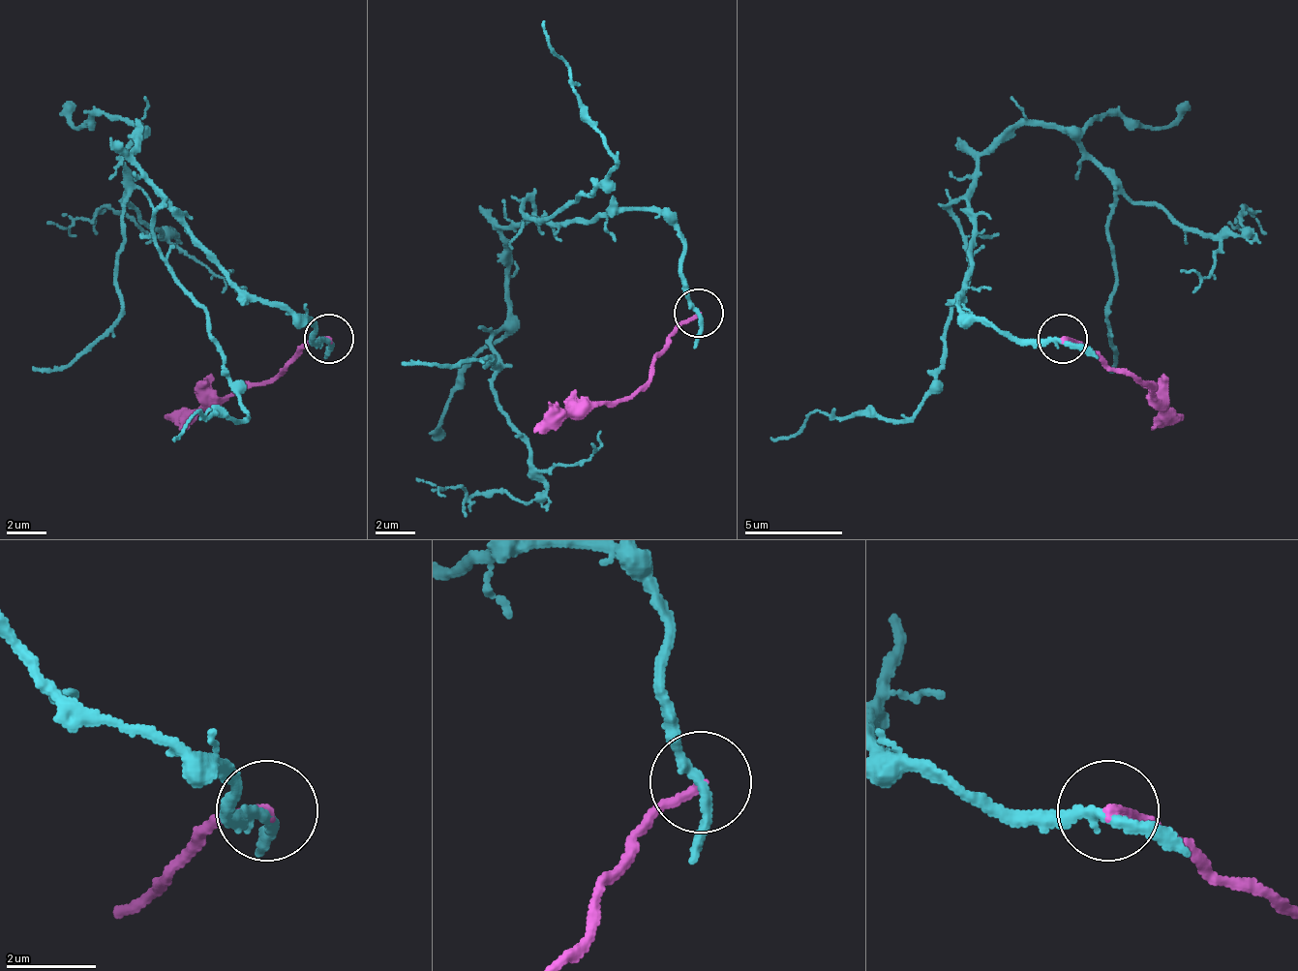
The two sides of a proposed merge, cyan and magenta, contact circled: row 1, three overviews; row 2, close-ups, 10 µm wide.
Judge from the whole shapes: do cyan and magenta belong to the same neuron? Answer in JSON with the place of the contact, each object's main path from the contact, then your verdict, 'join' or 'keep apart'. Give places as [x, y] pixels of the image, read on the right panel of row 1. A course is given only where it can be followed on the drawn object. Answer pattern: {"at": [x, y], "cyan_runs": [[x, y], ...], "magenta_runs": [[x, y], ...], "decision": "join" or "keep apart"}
{"at": [1063, 339], "cyan_runs": [[1064, 343], [960, 308], [976, 166], [1019, 126], [1059, 126], [1201, 234], [1251, 234], [1245, 210], [1225, 225]], "magenta_runs": [[1064, 337], [1073, 337], [1147, 381], [1182, 421]], "decision": "keep apart"}

